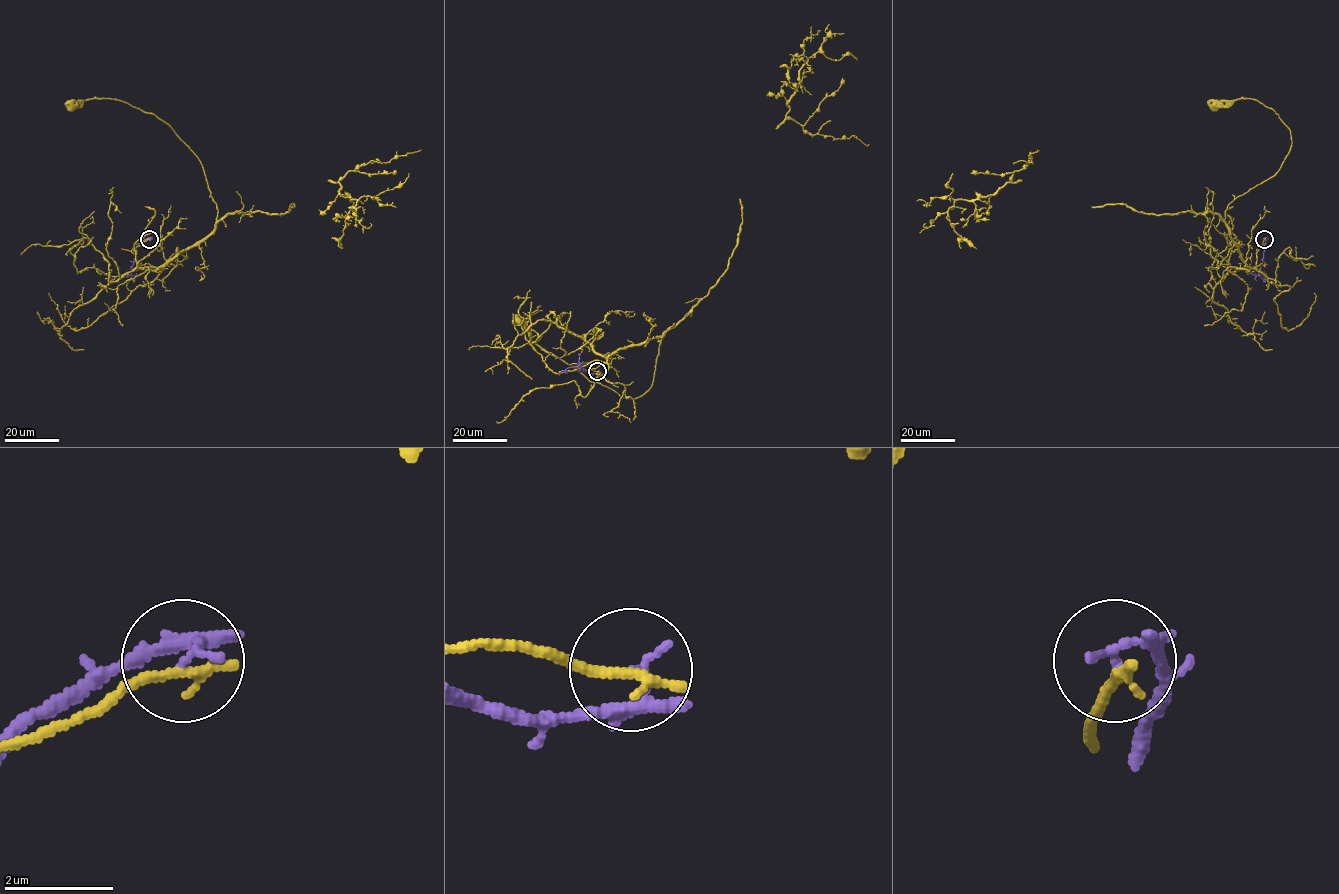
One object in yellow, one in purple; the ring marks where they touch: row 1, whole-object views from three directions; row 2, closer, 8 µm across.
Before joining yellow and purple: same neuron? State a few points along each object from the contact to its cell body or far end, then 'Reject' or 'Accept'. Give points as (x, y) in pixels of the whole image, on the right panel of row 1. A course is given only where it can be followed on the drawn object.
Course of yellow: (1264, 239), (1250, 268), (1218, 214), (1093, 207), (1016, 181), (948, 210), (976, 249). Course of purple: (1264, 238), (1259, 275), (1266, 281). Reject

